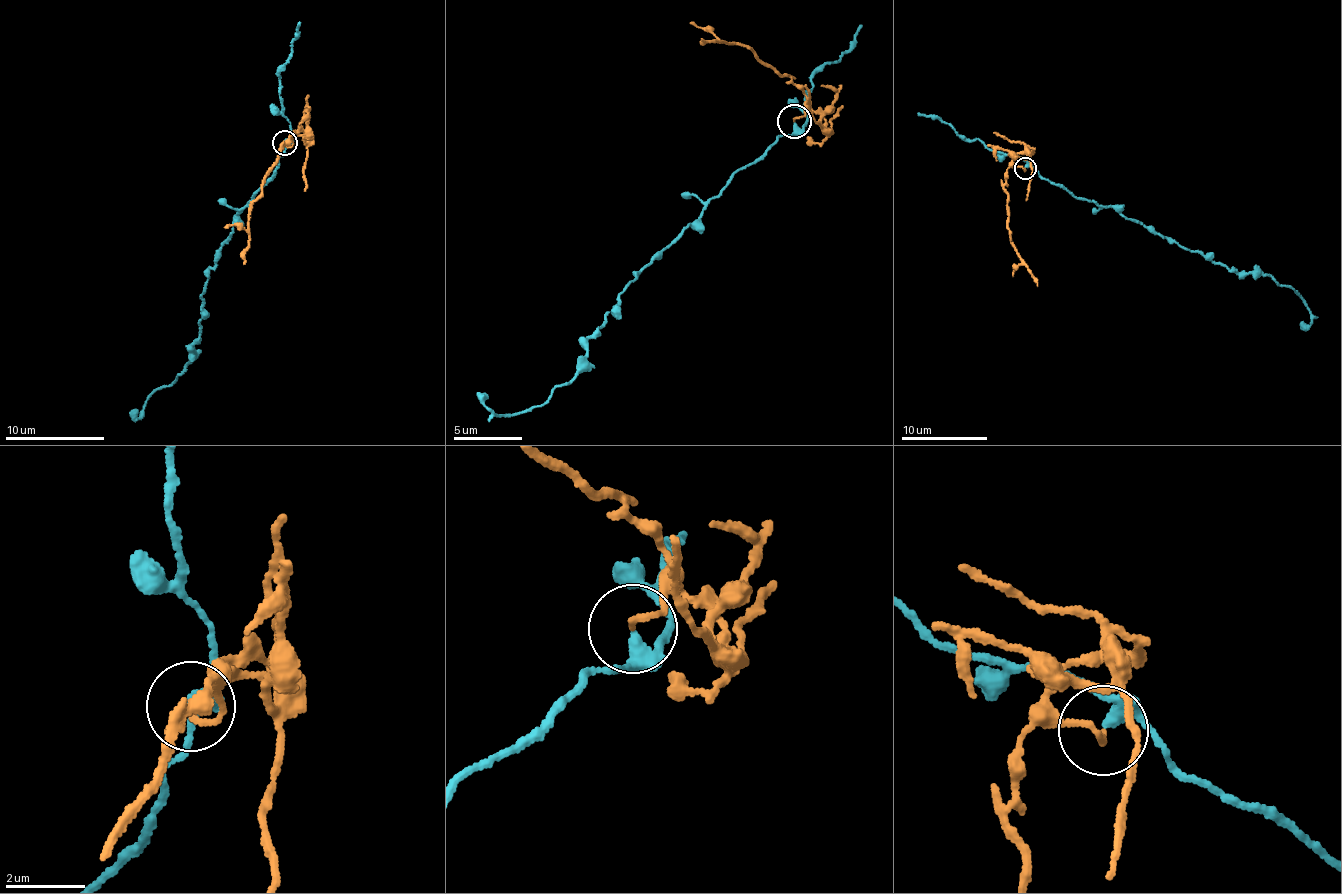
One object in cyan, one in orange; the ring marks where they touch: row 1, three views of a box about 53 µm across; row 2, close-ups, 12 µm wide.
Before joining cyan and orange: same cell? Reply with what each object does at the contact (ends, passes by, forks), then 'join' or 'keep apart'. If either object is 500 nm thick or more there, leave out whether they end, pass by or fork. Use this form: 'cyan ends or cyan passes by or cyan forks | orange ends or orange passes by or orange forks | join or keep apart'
cyan passes by | orange ends | keep apart

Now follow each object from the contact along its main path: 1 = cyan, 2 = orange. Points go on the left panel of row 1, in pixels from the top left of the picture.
1: (284, 141), (277, 170), (238, 217), (210, 273), (196, 356), (160, 387), (143, 415), (130, 410)
2: (284, 144), (289, 147), (288, 137), (247, 219), (244, 264)

